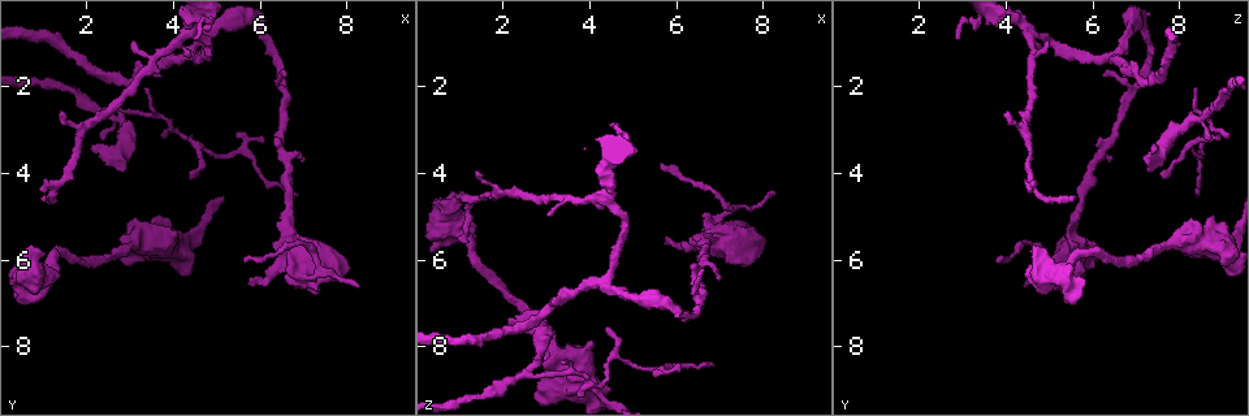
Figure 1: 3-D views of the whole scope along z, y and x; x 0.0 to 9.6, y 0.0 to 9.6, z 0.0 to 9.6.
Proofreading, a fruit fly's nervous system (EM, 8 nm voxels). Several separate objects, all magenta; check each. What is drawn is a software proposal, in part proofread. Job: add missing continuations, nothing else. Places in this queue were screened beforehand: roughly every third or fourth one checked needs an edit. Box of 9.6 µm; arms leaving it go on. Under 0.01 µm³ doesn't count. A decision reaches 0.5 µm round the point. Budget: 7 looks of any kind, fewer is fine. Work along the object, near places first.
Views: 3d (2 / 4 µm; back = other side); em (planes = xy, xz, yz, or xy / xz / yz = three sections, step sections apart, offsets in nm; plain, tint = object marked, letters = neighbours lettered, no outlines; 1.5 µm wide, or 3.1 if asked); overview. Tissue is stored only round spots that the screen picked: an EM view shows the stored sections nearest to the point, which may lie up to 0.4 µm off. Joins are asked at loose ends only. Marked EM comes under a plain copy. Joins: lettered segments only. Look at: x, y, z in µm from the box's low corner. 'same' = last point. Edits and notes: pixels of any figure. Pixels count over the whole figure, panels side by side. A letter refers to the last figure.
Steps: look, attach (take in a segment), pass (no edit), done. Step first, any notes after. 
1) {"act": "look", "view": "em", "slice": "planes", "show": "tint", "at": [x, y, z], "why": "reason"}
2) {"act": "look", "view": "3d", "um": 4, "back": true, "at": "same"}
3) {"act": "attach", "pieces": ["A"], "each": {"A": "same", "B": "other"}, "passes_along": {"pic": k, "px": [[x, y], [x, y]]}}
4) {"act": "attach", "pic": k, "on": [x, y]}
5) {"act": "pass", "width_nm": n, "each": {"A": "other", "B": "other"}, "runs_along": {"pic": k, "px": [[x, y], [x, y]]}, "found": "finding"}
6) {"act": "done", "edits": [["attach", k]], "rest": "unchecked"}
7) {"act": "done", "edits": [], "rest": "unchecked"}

{"act": "look", "view": "em", "slice": "xy", "step": 4, "show": "letters", "at": [2.35, 3.10, 8.65], "why": "free end"}

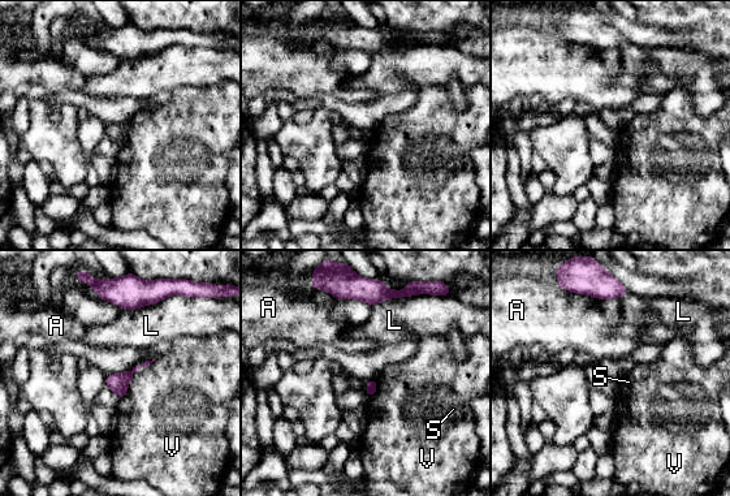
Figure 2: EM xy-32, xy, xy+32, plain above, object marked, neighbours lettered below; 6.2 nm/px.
{"act": "look", "view": "em", "slice": "planes", "show": "letters", "at": "same"}

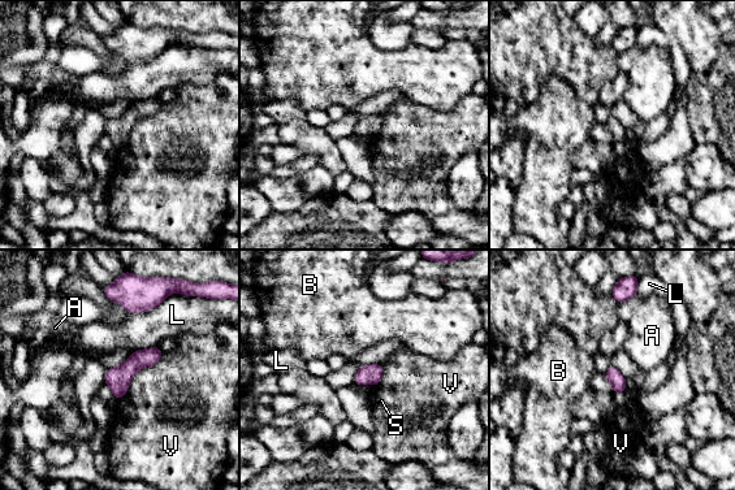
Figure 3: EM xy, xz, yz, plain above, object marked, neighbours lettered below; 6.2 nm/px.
{"act": "pass", "longest_contact_nm": ["L", 240], "each": {"A": "other", "B": "other", "L": "other", "S": "other", "V": "other"}, "found": "no lettered segment goes on from it"}

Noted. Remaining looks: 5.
{"act": "look", "view": "3d", "um": 2, "at": [1.40, 2.50, 4.05], "why": "an open end"}

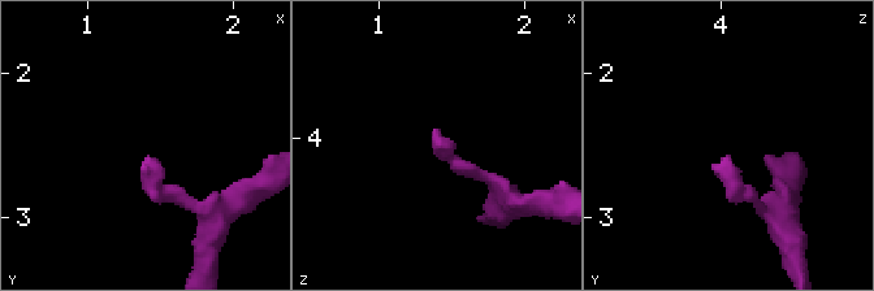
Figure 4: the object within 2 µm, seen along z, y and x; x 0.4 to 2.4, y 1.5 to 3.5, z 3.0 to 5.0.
{"act": "look", "view": "em", "slice": "planes", "show": "letters", "at": [1.42, 2.58, 4.06], "why": "now the EM"}

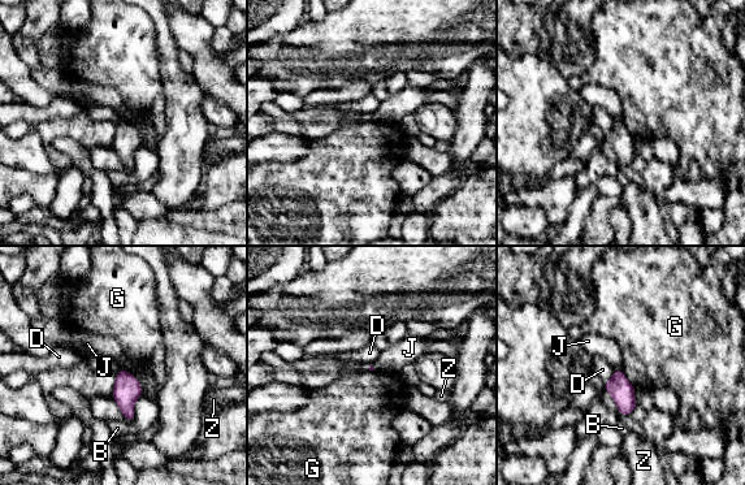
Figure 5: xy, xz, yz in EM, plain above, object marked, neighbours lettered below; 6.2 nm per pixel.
{"act": "pass", "each": {"B": "other", "D": "other", "G": "other", "J": "other", "Z": "other"}, "border": {"pic": 5, "px": [[620, 369], [635, 386]]}, "found": "no lettered segment goes on from it"}

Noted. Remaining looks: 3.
{"act": "look", "view": "em", "slice": "xz", "step": 8, "show": "tint", "at": [6.65, 1.75, 6.25], "why": "free end"}

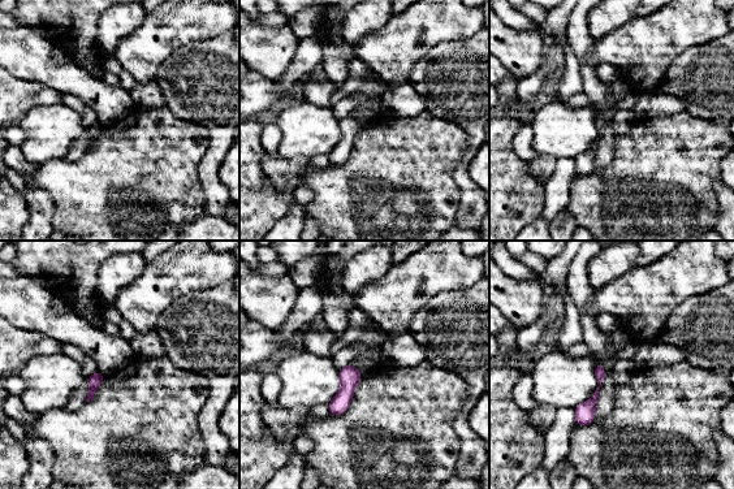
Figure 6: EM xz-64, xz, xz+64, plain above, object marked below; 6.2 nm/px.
{"act": "look", "view": "em", "slice": "yz", "step": 8, "show": "letters", "at": "same", "why": "cut it another way"}

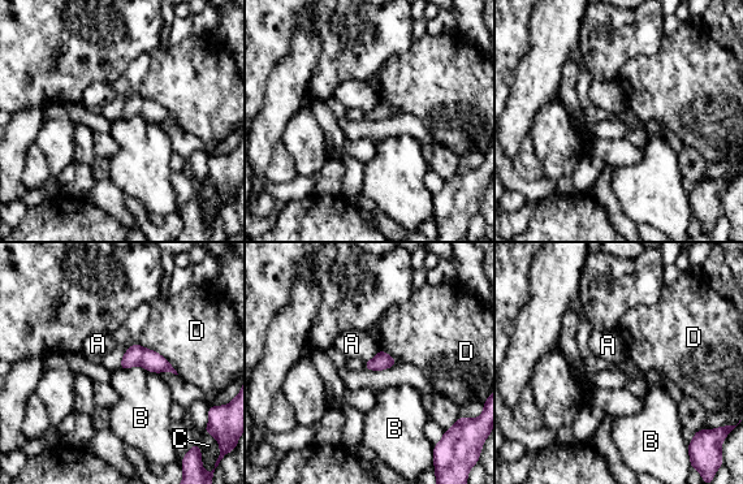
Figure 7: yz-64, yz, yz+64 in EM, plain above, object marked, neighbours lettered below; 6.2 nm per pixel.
{"act": "pass", "each": {"A": "other", "B": "other", "C": "other", "D": "other"}, "border": {"pic": 7, "px": [[379, 349], [366, 362]]}, "found": "no lettered segment goes on from it"}

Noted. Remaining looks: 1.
{"act": "done", "edits": [], "rest": "unchecked"}

